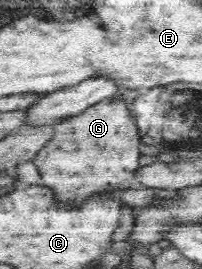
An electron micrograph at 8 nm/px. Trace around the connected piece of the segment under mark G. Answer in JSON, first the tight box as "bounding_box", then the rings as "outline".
{"bounding_box":[31,102,142,208],"outline":[[[98,102],[89,108],[85,108],[81,114],[63,119],[55,127],[52,140],[39,149],[39,152],[35,154],[31,161],[43,178],[43,186],[53,190],[57,206],[79,208],[93,196],[113,196],[109,192],[121,190],[119,194],[122,194],[123,191],[129,191],[129,188],[135,190],[138,186],[136,176],[138,170],[142,167],[139,164],[142,156],[139,145],[142,142],[139,142],[141,137],[137,134],[135,122],[131,120],[131,114],[129,114],[129,110],[123,102]]]}

